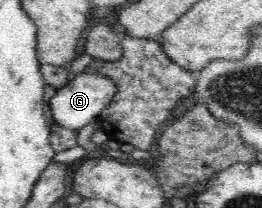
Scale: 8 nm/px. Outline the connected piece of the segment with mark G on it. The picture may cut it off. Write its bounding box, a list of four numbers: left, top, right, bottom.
[49,71,117,130]

